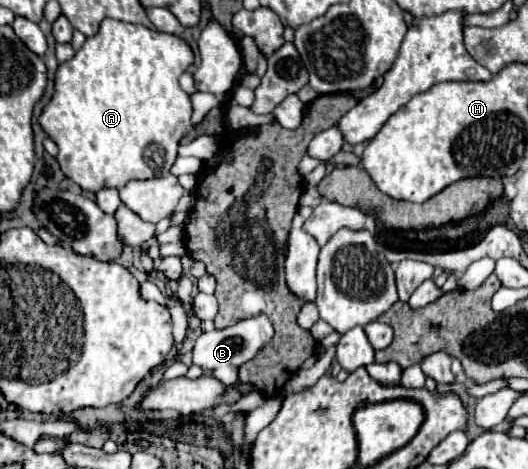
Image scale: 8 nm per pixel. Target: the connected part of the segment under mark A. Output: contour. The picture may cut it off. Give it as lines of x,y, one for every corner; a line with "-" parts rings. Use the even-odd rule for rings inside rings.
103,19
99,31
55,71
55,91
43,107
39,123
57,143
61,171
85,191
123,187
131,179
151,179
169,173
177,159
179,139
191,129
191,99
179,87
179,77
193,63
193,51
183,37
145,25

